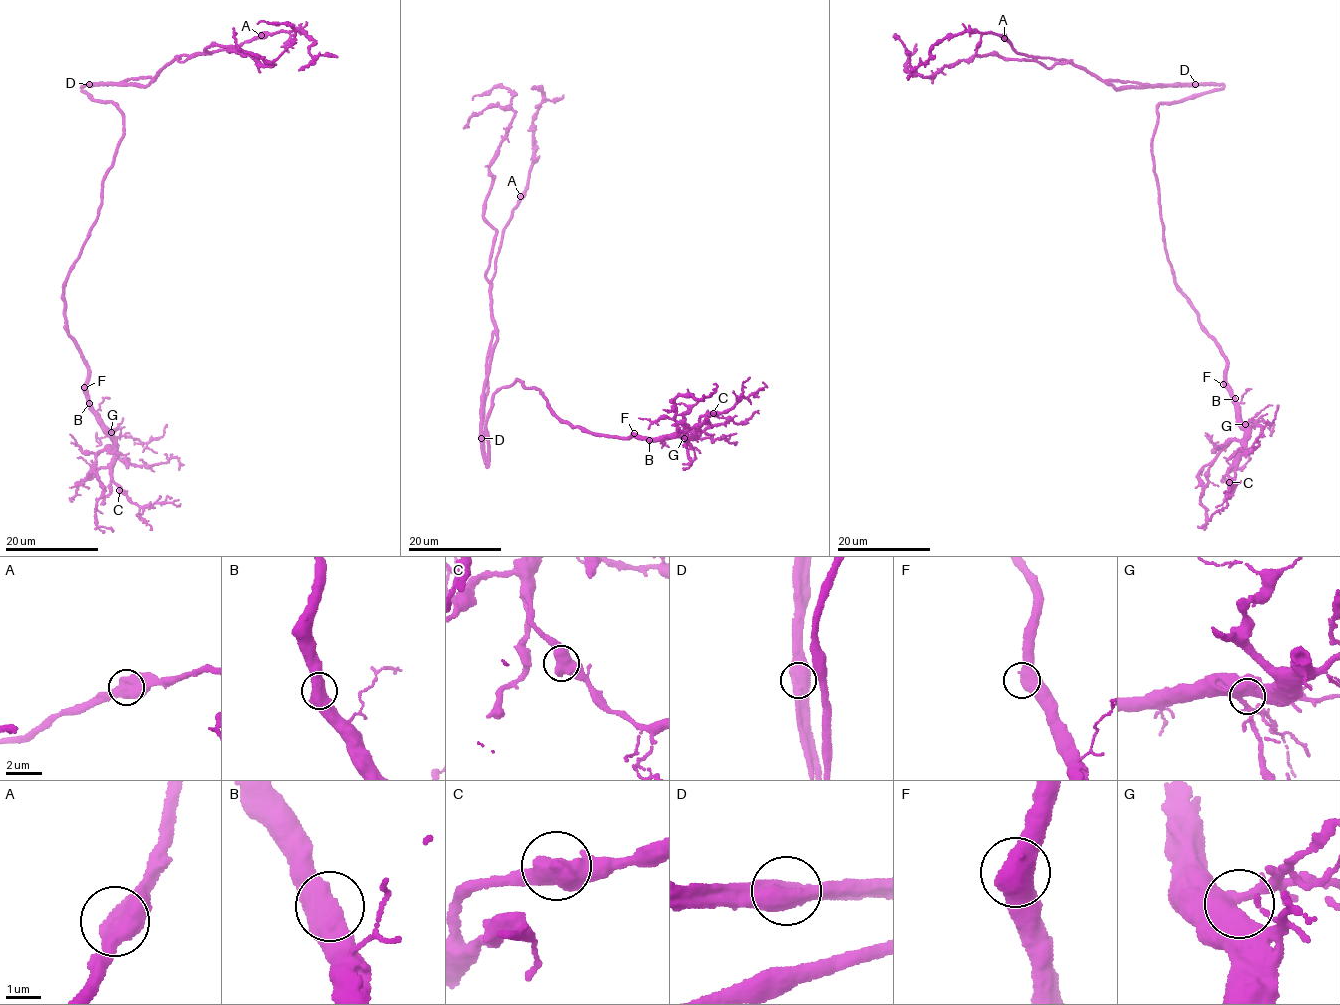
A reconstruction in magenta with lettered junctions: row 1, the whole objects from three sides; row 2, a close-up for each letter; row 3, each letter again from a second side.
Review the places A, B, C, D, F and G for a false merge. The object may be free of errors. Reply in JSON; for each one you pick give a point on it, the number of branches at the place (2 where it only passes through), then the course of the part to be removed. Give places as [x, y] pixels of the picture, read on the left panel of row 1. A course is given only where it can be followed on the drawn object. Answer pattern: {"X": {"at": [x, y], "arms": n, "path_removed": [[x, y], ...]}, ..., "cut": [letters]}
{"D": {"at": [89, 84], "arms": 2, "path_removed": [[89, 84], [115, 84], [151, 77]]}, "cut": ["D"]}

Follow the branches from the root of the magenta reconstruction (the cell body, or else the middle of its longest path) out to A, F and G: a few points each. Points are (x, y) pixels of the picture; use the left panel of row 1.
A: (106, 102), (88, 98), (81, 87), (156, 77), (181, 55), (231, 50), (261, 35)
F: (106, 102), (123, 116), (123, 138), (103, 179), (99, 217), (63, 290), (66, 326), (88, 369), (84, 387)
G: (106, 102), (123, 116), (123, 138), (63, 293), (66, 326), (88, 369), (88, 405), (111, 432)

